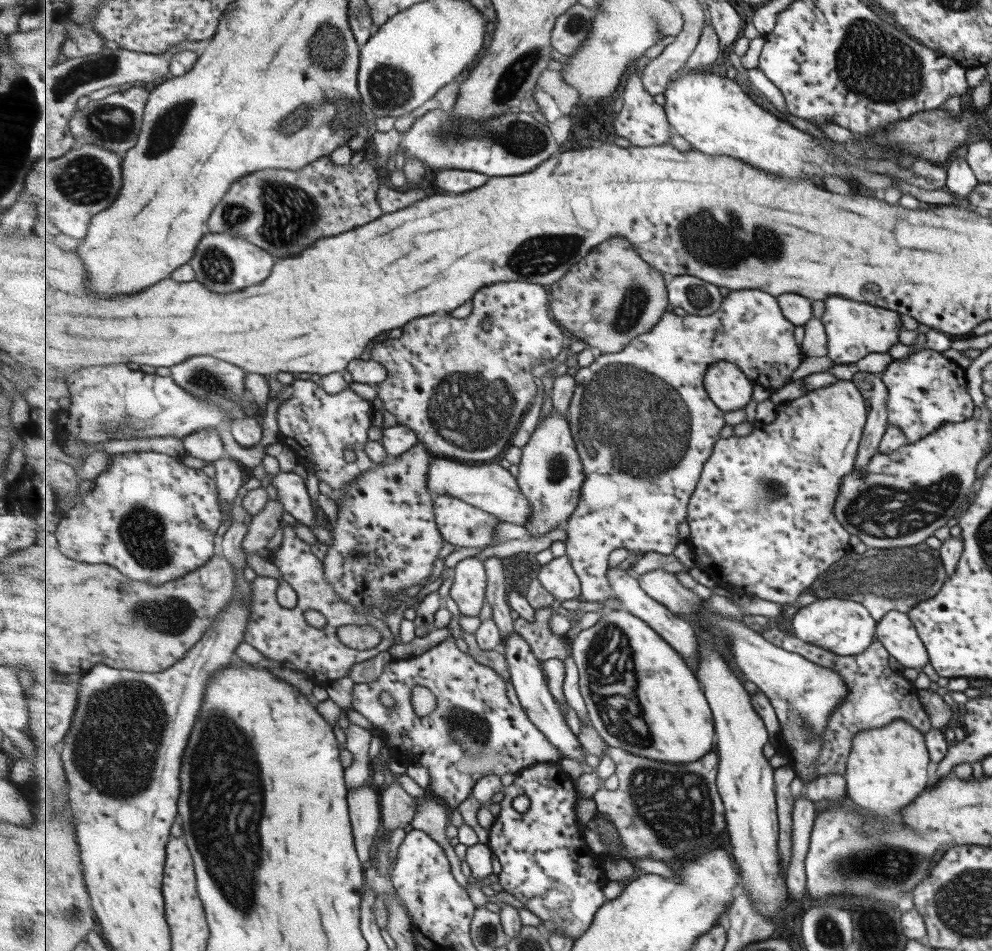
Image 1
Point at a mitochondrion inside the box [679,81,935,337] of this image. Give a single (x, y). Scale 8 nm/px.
(697, 297)

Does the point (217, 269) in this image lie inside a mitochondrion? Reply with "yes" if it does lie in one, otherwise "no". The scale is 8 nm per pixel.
yes

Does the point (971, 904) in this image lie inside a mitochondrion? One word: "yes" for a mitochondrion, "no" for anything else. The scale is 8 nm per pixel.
yes

